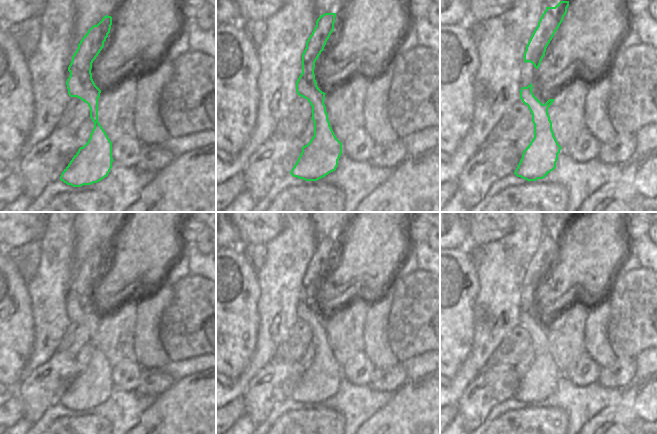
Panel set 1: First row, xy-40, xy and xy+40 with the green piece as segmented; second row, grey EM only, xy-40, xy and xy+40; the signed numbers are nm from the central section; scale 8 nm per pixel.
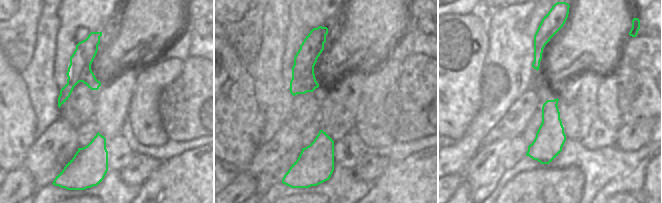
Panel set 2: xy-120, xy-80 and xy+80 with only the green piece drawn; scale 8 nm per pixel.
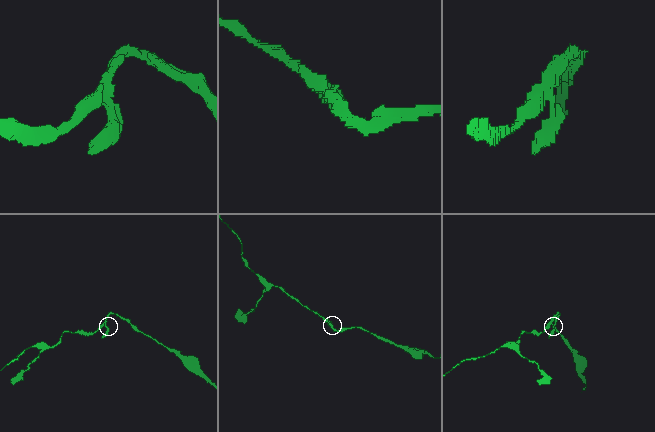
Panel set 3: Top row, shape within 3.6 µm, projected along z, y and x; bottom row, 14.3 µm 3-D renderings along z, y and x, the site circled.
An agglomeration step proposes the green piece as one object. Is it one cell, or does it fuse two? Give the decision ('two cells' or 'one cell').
one cell

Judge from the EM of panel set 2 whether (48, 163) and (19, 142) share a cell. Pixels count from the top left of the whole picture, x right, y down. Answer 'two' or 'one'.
two

